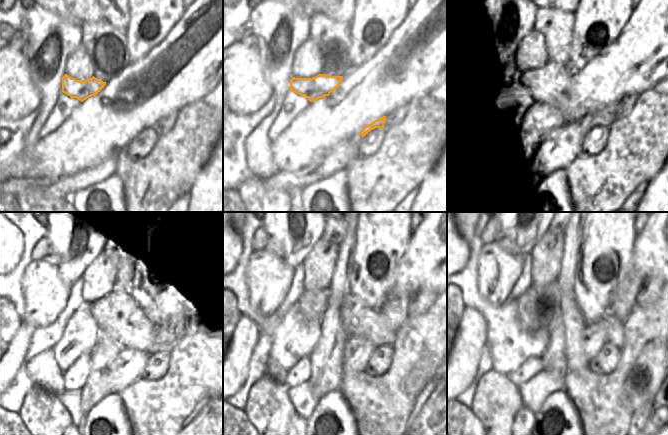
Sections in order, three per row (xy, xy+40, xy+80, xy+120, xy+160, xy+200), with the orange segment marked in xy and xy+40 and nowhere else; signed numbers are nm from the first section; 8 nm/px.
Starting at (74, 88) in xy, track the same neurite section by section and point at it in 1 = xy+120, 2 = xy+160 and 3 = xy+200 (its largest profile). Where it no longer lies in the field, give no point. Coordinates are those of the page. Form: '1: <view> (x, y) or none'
1: xy+120 (122, 322)
2: xy+160 (347, 315)
3: xy+200 (553, 359)

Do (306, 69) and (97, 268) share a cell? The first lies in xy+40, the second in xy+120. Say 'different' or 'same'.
same

